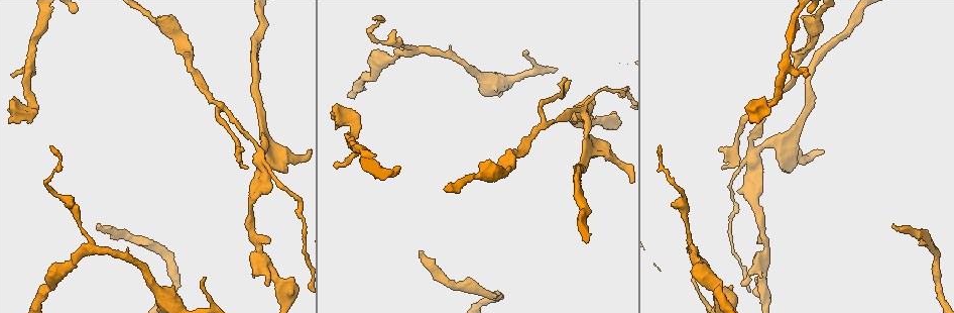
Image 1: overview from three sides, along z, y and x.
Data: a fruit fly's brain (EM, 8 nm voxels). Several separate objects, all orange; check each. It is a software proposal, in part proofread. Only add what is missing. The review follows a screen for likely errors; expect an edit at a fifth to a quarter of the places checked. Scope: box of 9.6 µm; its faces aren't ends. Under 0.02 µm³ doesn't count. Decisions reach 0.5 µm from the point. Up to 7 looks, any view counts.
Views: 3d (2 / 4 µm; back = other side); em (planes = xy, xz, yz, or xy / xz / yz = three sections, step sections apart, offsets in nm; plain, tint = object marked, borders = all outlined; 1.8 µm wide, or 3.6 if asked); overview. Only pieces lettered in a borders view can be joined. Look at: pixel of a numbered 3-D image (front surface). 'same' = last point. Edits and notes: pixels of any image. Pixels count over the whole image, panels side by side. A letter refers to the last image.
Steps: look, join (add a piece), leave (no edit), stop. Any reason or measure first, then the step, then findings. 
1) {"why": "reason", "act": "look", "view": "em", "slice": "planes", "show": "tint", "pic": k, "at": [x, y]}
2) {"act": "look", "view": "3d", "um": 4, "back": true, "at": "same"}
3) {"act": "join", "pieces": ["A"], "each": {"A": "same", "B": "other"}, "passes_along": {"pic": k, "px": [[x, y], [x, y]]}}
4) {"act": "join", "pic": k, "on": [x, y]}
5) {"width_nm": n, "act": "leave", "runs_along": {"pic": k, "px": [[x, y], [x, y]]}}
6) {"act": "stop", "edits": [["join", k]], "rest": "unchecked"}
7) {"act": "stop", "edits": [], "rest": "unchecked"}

{"act": "look", "view": "3d", "um": 2, "pic": 1, "at": [336, 165]}

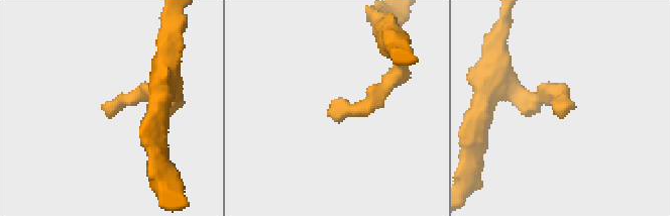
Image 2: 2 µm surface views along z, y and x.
{"act": "look", "view": "em", "slice": "planes", "show": "tint", "pic": 2, "at": [335, 105]}

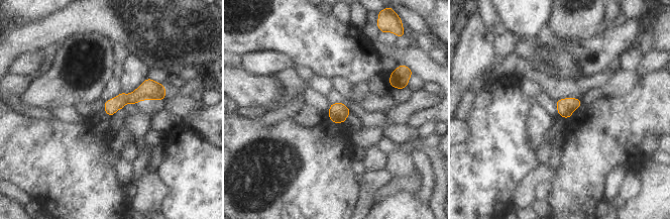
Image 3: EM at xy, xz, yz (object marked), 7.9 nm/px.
{"act": "look", "view": "em", "slice": "planes", "show": "borders", "at": "same"}

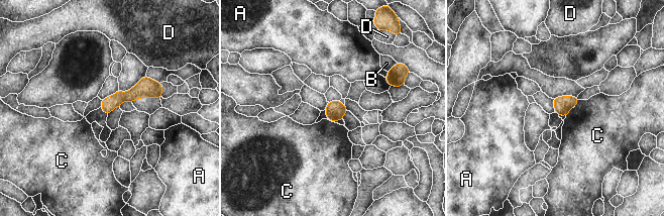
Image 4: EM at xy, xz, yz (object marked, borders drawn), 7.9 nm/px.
{"longest_contact_nm": ["C", 90], "act": "leave", "each": {"A": "other", "B": "other", "C": "other", "D": "other"}, "found": "no lettered piece goes on from it"}

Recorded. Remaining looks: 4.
{"why": "branch stops here", "act": "look", "view": "3d", "um": 2, "pic": 1, "at": [35, 111]}

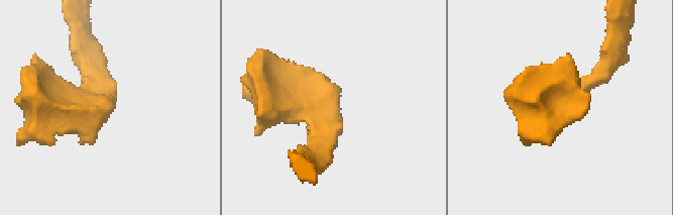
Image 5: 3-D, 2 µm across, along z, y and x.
{"why": "need the tissue", "act": "look", "view": "em", "slice": "planes", "show": "borders", "pic": 5, "at": [112, 106]}

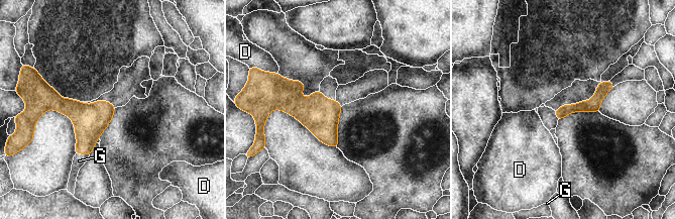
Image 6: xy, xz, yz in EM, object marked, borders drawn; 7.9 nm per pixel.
{"act": "join", "pieces": ["G"], "each": {"D": "other", "G": "same"}, "found": "it goes on there"}

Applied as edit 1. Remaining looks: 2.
{"act": "stop", "edits": [["join", 6]], "rest": "unchecked"}

